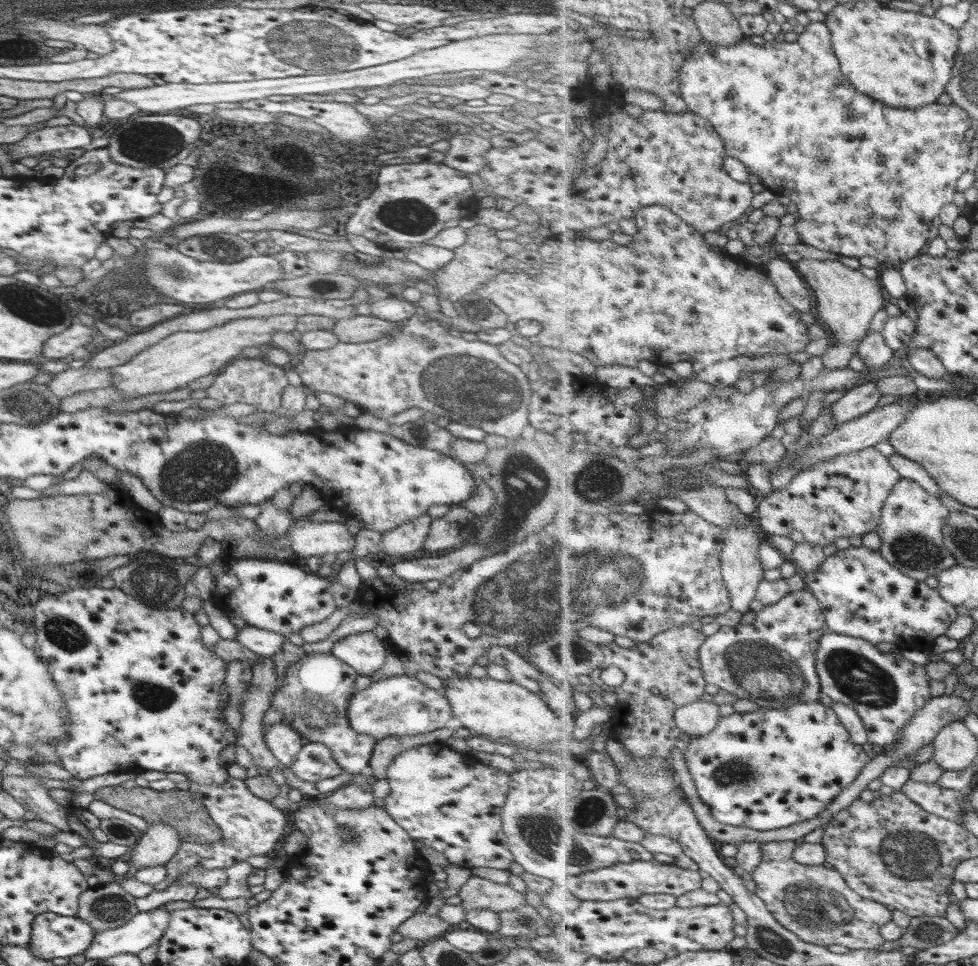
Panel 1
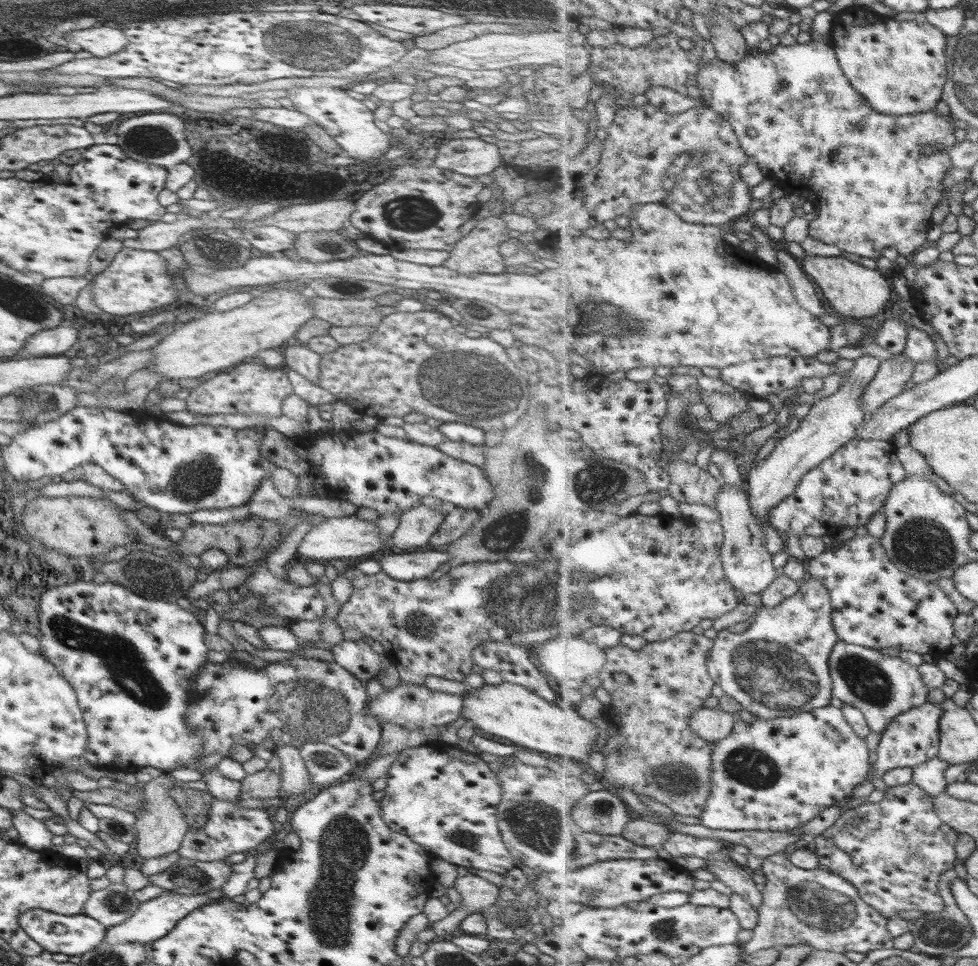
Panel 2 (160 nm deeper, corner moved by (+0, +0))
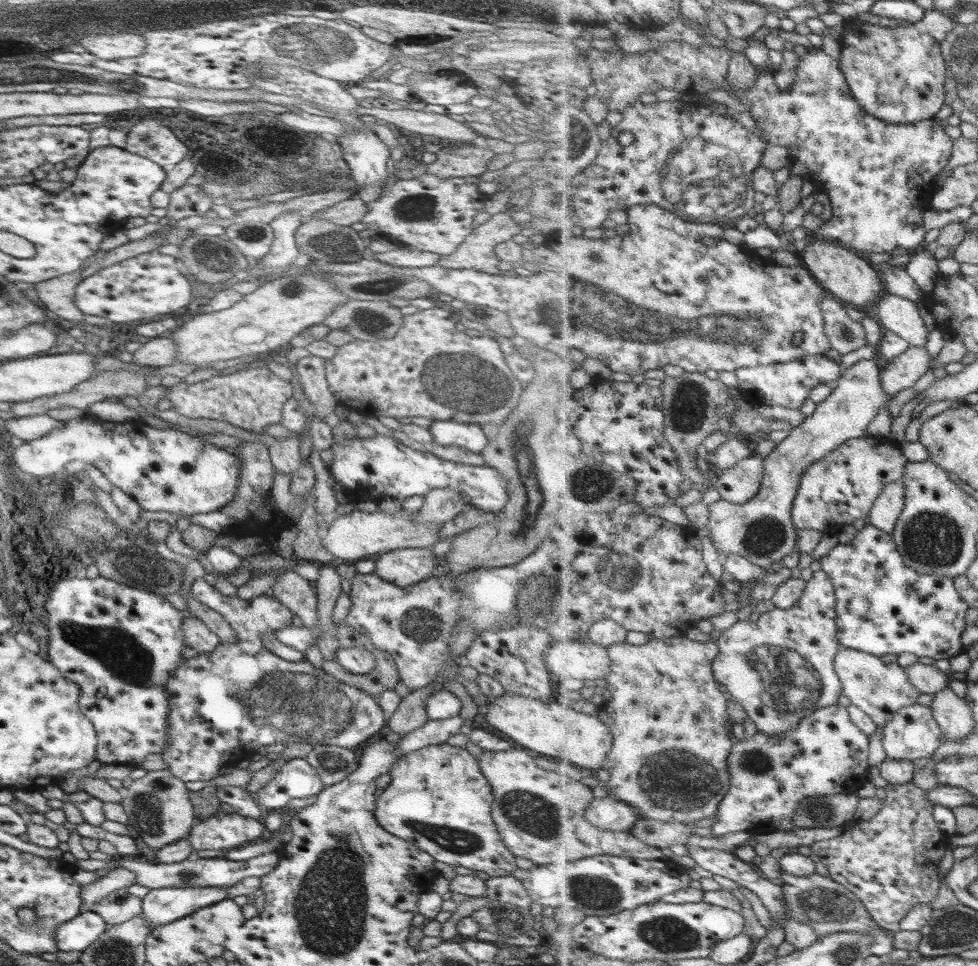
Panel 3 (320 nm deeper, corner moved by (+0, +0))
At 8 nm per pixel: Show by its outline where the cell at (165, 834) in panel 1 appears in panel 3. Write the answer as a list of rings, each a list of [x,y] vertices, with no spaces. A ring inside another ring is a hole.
[[[167,769],[146,771],[143,777],[132,780],[123,790],[120,805],[127,815],[126,824],[132,826],[143,844],[149,847],[149,853],[159,850],[171,841],[179,840],[179,837],[188,836],[195,823],[193,805],[188,793],[184,782]]]

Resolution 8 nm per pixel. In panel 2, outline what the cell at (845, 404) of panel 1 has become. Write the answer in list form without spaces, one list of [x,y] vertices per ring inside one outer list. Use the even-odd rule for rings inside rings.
[[[905,354],[897,355],[892,359],[881,360],[880,369],[877,371],[875,378],[871,381],[871,385],[867,387],[862,396],[862,406],[868,416],[877,412],[888,400],[899,396],[905,390],[905,384],[911,381],[915,363]]]

